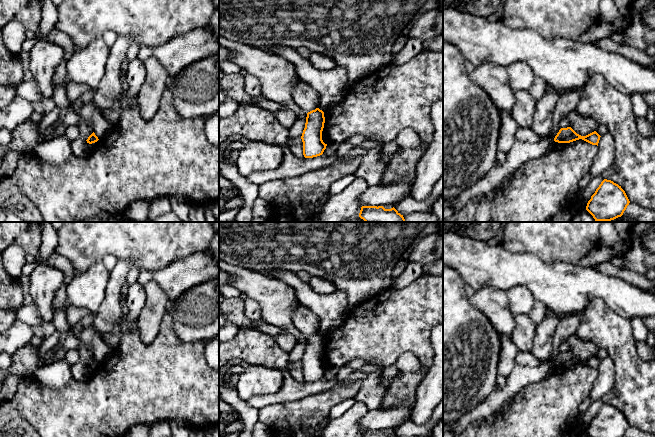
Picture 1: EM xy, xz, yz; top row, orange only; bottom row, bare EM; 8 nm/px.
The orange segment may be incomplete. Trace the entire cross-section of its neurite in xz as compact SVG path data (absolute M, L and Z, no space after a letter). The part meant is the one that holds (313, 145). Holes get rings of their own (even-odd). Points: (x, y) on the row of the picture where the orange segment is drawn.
M319 108L307 113L305 128L301 136L305 158L320 156L326 149L327 144L322 140L324 123L324 112Z

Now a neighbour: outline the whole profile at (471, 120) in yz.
M443 41L443 198L456 197L471 188L494 166L501 128L501 110L470 78L465 57L450 42Z

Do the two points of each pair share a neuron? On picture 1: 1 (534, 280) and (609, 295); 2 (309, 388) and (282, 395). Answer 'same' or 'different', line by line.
1: same
2: same

